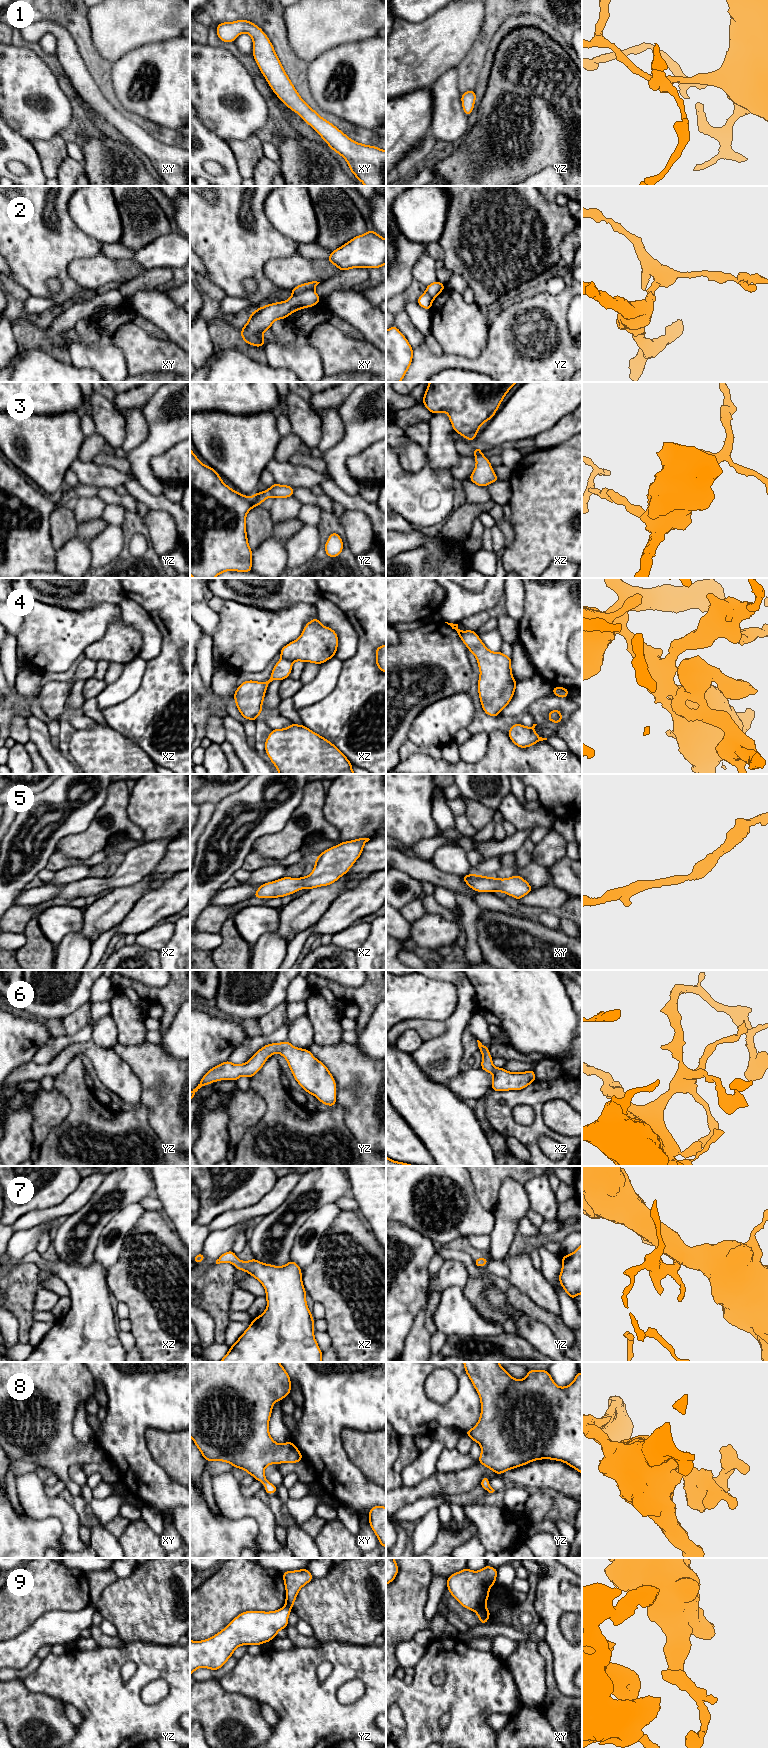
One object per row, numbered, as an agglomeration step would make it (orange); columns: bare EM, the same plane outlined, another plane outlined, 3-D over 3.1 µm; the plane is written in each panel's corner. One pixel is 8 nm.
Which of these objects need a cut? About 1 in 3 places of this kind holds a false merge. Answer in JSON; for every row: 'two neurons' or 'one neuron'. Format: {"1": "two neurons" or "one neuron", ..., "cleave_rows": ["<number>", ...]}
{"1": "one neuron", "2": "two neurons", "3": "one neuron", "4": "one neuron", "5": "one neuron", "6": "one neuron", "7": "one neuron", "8": "one neuron", "9": "two neurons", "cleave_rows": ["2", "9"]}

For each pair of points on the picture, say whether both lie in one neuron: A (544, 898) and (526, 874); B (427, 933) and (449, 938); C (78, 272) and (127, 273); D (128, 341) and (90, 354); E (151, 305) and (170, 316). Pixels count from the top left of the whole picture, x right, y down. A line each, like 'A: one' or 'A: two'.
A: one
B: one
C: one
D: two
E: one

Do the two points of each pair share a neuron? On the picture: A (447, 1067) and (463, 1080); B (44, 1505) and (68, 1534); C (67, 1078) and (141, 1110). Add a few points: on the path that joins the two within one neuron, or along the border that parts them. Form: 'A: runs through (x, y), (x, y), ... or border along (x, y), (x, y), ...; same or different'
A: border along (461, 1070), (446, 1085); different
B: runs through (53, 1507), (68, 1522), (68, 1525); same
C: runs through (84, 1097), (105, 1118), (122, 1119); same

